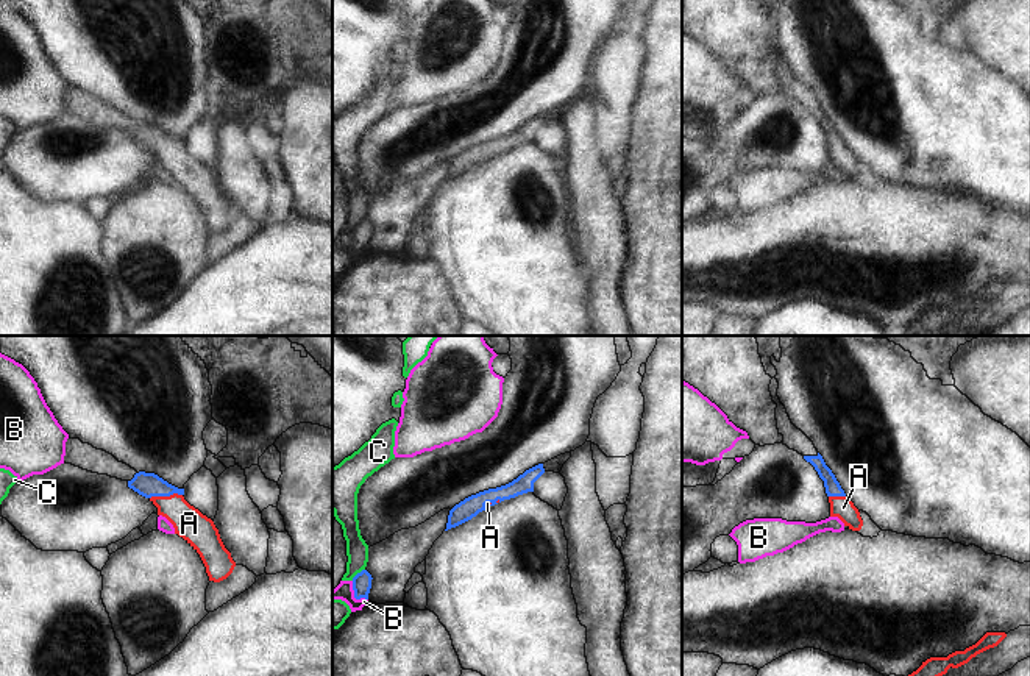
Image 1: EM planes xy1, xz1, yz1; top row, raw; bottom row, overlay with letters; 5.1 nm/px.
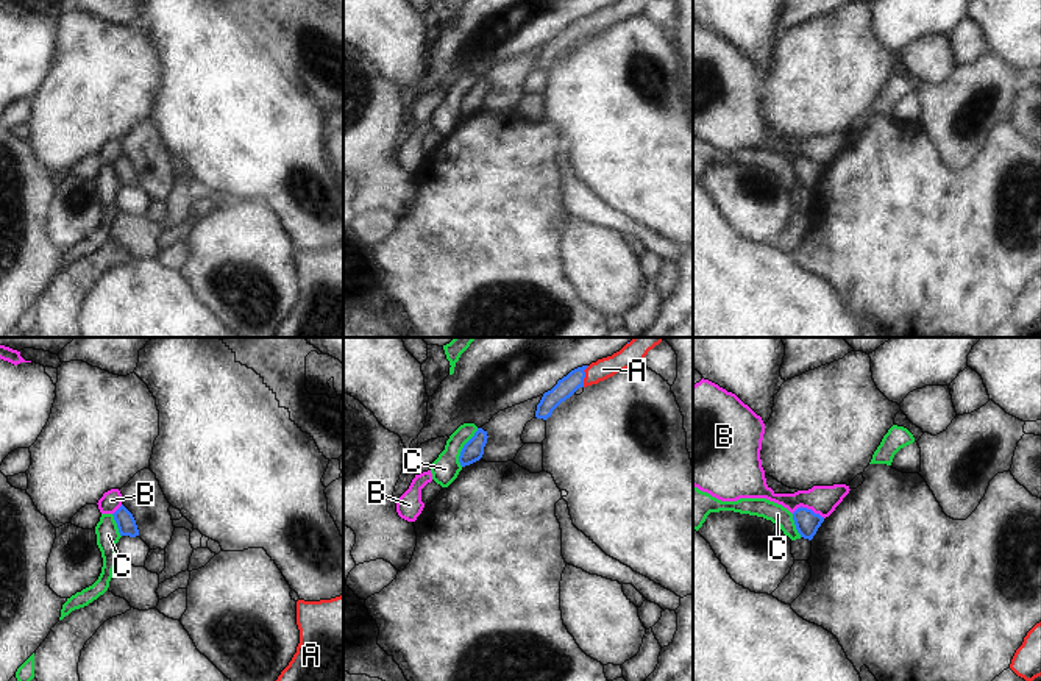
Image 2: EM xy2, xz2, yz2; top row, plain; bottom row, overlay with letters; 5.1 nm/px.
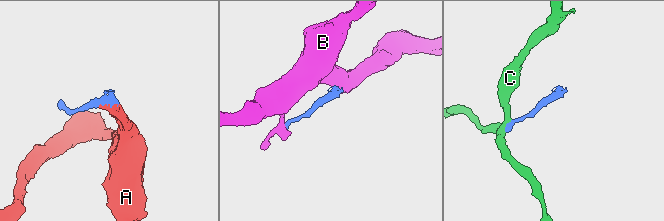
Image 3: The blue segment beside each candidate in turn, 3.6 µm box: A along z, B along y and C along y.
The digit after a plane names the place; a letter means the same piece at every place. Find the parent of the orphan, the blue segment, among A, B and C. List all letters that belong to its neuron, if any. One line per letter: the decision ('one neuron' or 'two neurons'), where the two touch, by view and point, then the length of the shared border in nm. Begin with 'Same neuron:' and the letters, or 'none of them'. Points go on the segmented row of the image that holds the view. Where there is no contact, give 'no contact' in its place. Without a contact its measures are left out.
Same neuron: A
A: one neuron | xy1 (166, 495) | 170 nm
B: two neurons | yz2 (809, 509) | 180 nm
C: two neurons | xz2 (464, 447) | 220 nm

